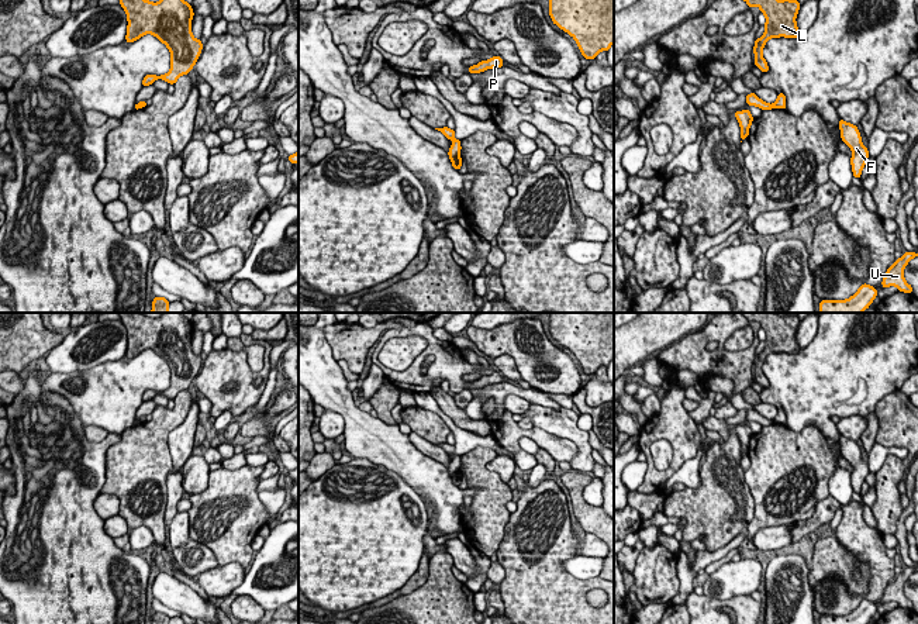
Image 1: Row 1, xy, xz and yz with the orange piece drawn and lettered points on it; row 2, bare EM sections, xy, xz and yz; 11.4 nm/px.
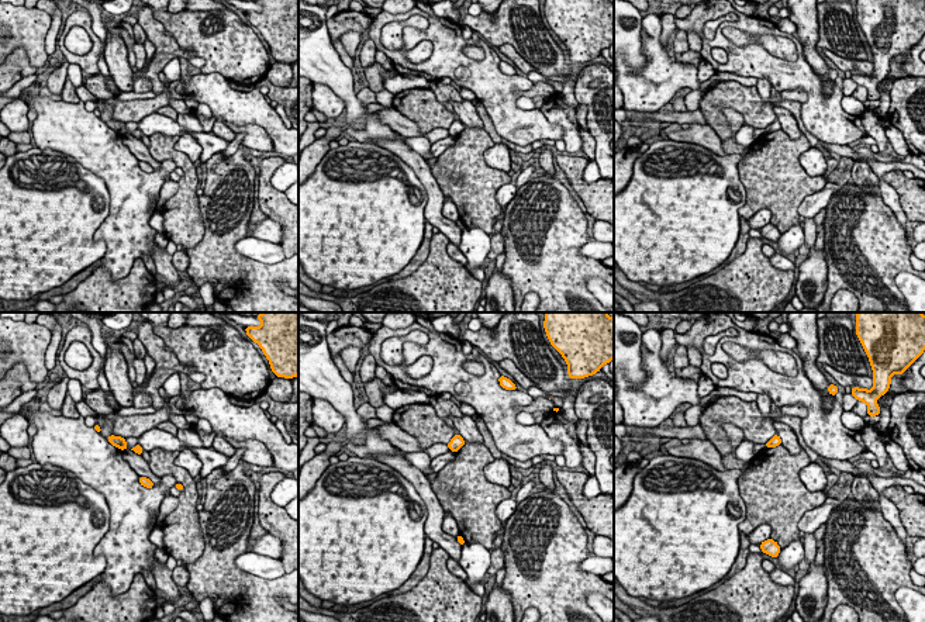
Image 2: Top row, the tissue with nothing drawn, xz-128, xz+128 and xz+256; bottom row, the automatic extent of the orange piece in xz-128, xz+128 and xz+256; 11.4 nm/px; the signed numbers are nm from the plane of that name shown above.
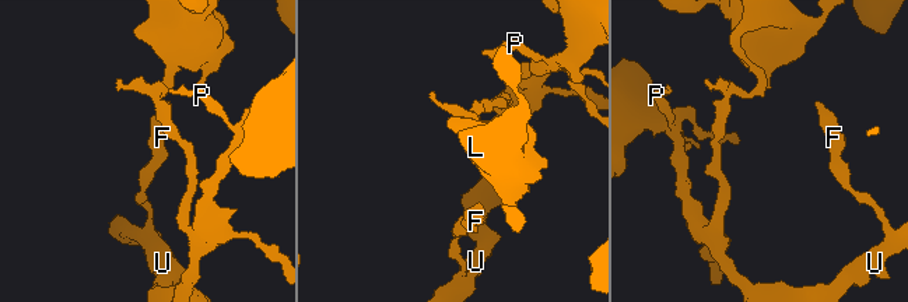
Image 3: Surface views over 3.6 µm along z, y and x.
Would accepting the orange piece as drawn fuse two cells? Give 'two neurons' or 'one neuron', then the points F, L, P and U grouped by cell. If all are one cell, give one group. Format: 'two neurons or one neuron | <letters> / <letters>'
two neurons | F P U / L

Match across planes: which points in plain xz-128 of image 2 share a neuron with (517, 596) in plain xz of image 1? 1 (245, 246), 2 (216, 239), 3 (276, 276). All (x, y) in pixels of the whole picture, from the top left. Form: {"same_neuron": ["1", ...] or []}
{"same_neuron": ["2", "3"]}

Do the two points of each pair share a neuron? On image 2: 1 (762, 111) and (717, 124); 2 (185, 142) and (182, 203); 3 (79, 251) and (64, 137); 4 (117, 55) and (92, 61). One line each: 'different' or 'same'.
1: same
2: different
3: different
4: different

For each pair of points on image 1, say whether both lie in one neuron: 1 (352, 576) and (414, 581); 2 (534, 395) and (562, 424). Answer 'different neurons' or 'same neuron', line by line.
1: different neurons
2: different neurons

